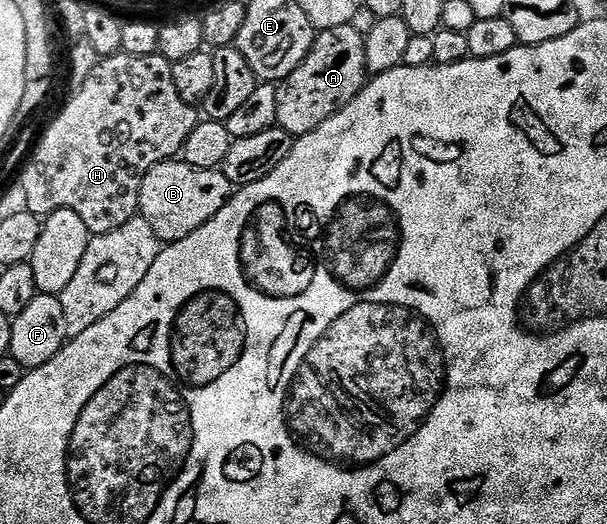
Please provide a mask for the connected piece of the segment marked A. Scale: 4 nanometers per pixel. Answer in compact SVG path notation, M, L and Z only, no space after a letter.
M352 26L327 28L320 31L313 41L313 50L277 86L279 112L277 126L288 134L300 136L319 128L323 120L335 116L361 91L367 81L365 69L365 36Z

